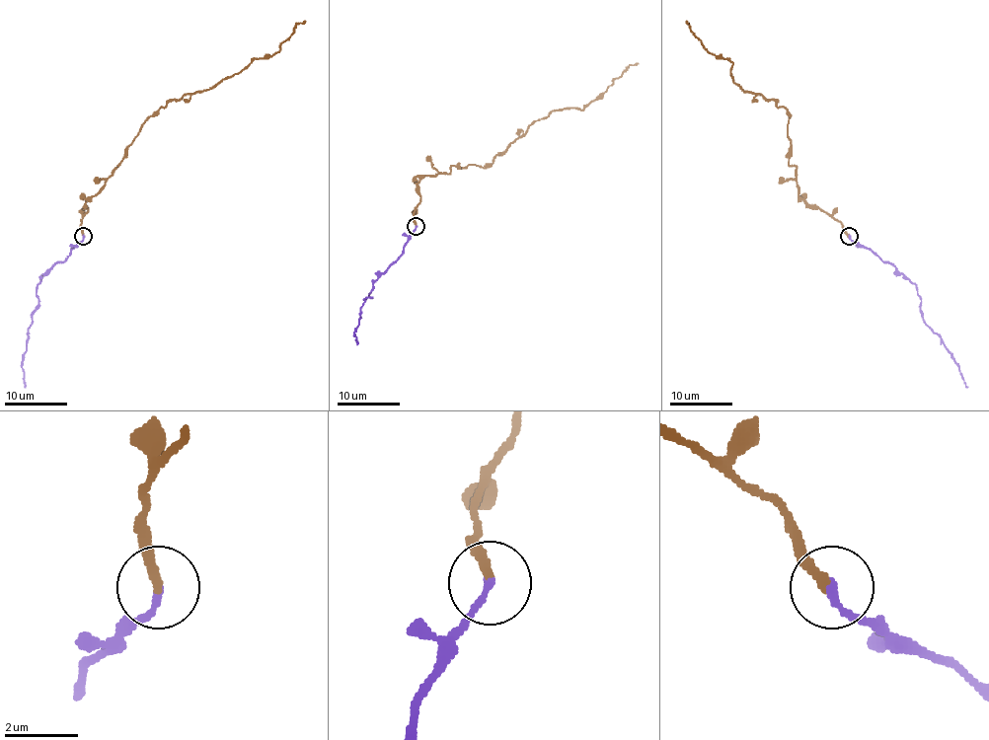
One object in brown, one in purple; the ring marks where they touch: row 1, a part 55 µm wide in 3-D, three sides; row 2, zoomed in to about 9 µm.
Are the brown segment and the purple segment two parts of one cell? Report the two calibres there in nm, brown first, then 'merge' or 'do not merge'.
260 nm thick on the brown side, 200 nm on the other; merge

